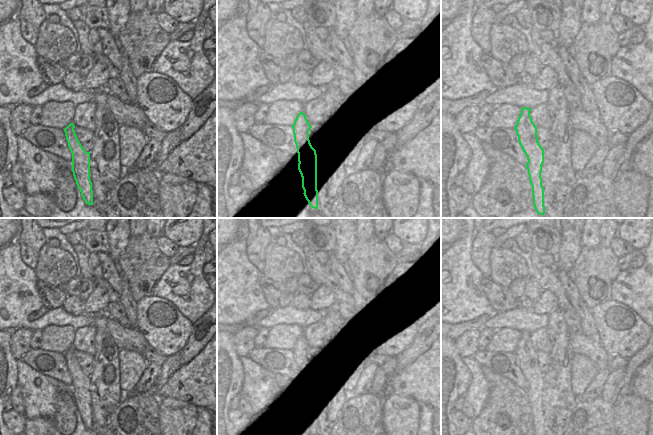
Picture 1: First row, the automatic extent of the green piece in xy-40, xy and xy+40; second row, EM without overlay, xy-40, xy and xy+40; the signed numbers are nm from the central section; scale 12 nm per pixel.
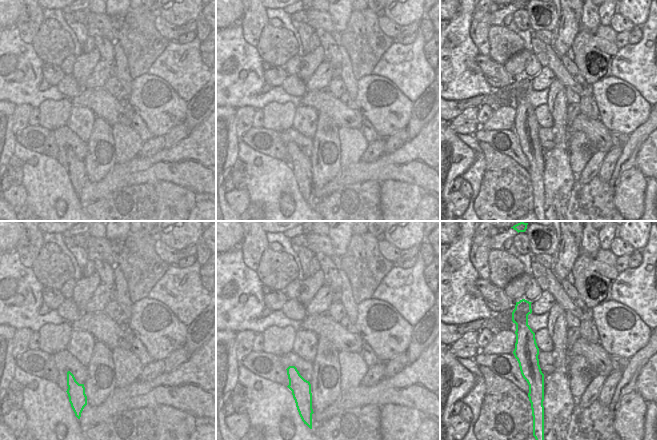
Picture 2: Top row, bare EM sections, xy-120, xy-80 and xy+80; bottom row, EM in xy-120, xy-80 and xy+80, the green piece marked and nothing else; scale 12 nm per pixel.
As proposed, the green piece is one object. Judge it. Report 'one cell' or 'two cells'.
two cells

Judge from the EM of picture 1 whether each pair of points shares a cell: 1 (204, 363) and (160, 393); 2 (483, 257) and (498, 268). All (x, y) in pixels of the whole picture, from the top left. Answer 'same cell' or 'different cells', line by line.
1: same cell
2: different cells

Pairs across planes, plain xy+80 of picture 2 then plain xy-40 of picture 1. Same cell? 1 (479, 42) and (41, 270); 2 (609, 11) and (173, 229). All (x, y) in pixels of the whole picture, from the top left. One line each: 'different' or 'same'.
1: different
2: different

